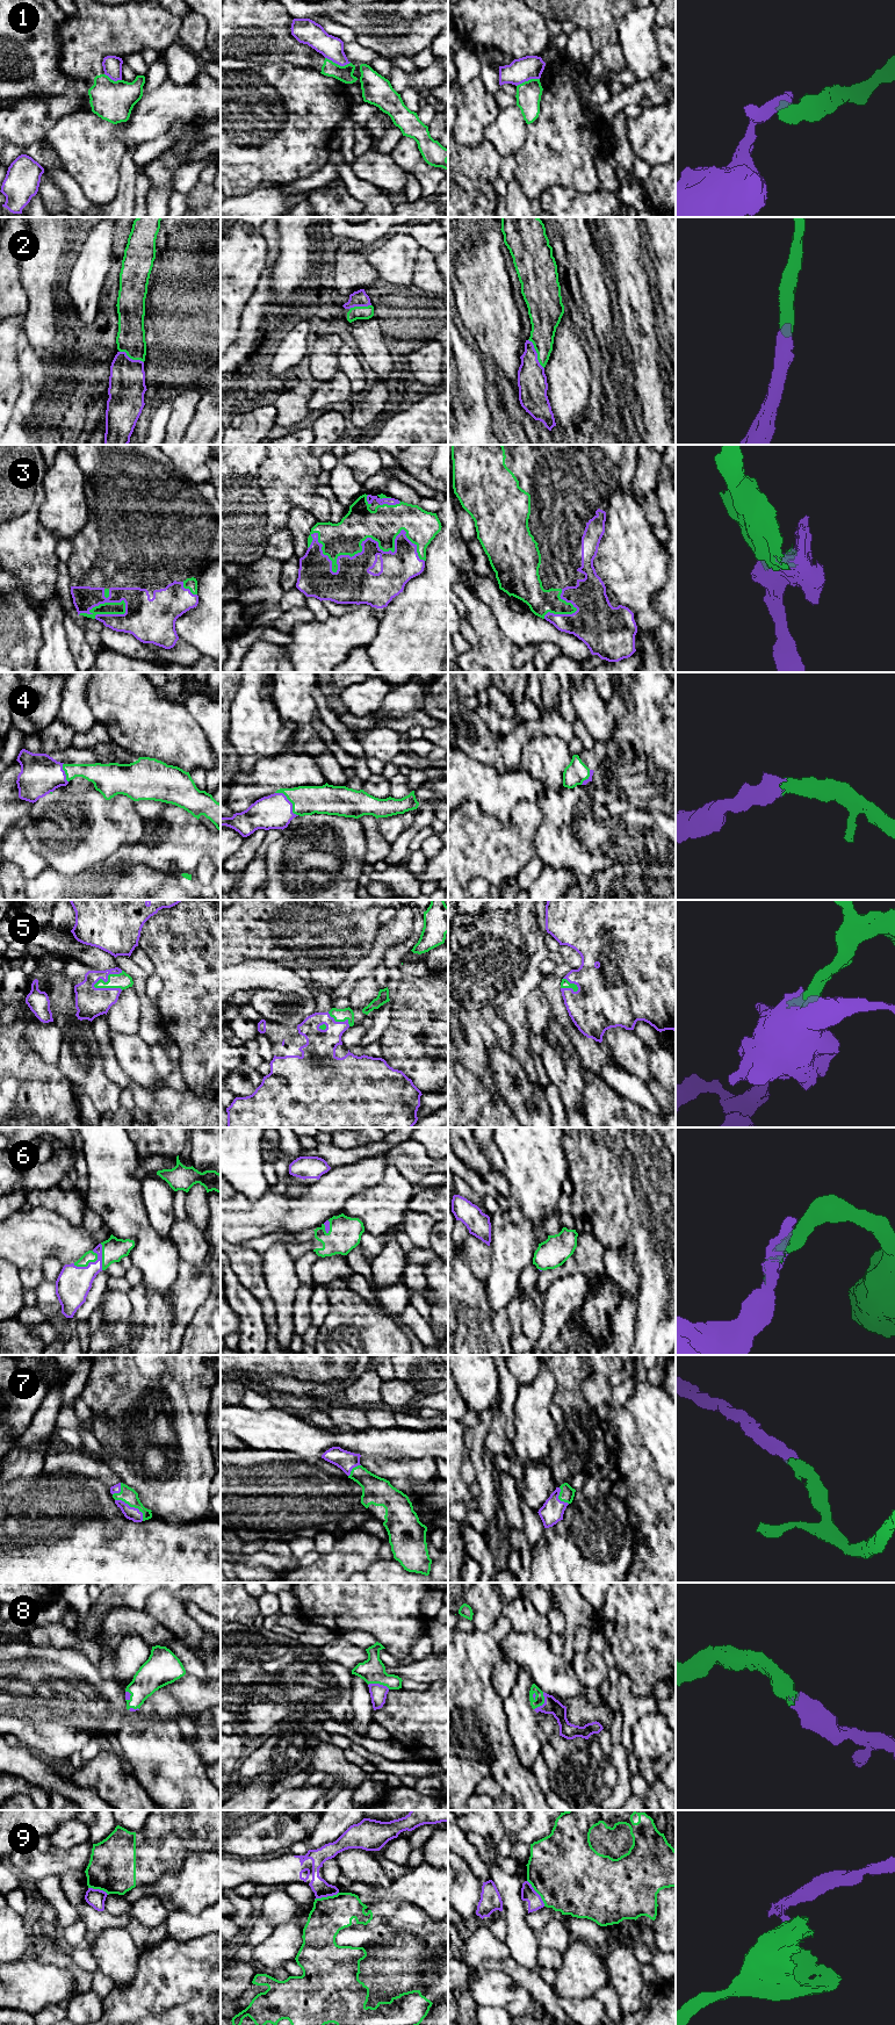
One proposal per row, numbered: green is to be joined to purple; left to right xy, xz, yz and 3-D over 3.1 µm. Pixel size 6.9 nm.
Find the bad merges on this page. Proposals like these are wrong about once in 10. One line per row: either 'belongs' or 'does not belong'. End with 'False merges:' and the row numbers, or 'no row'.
1: does not belong
2: belongs
3: belongs
4: belongs
5: belongs
6: belongs
7: belongs
8: belongs
9: does not belong
False merges: 1, 9

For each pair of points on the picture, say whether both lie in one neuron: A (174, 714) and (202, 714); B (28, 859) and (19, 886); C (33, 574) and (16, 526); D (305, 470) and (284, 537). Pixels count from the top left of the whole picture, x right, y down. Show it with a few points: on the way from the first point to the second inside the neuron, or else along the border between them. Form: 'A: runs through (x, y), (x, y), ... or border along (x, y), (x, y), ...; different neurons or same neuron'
A: border along (182, 704), (207, 737); different neurons
B: border along (16, 865), (24, 880); different neurons
C: runs through (34, 562), (16, 538); same neuron
D: border along (286, 526), (278, 531); different neurons

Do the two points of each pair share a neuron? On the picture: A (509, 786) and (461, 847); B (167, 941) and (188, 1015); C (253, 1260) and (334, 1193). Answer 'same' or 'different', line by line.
A: different
B: same
C: different

